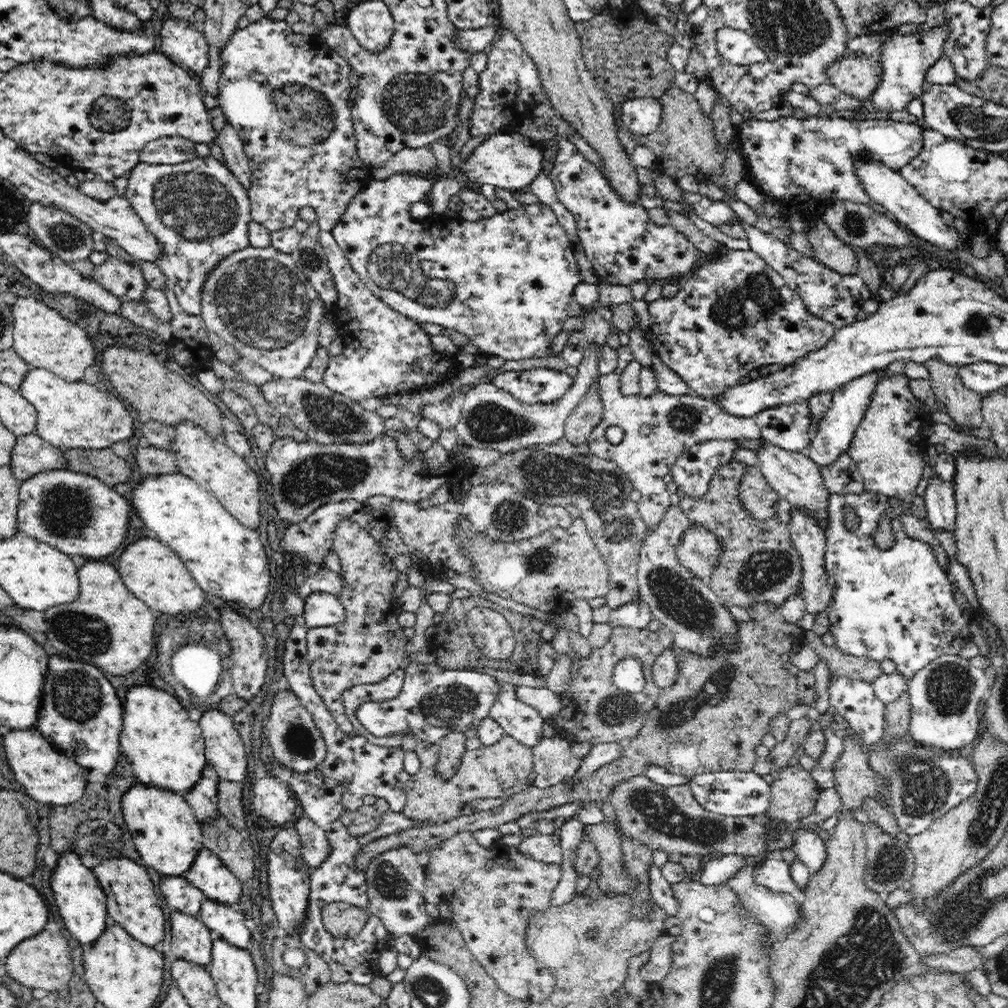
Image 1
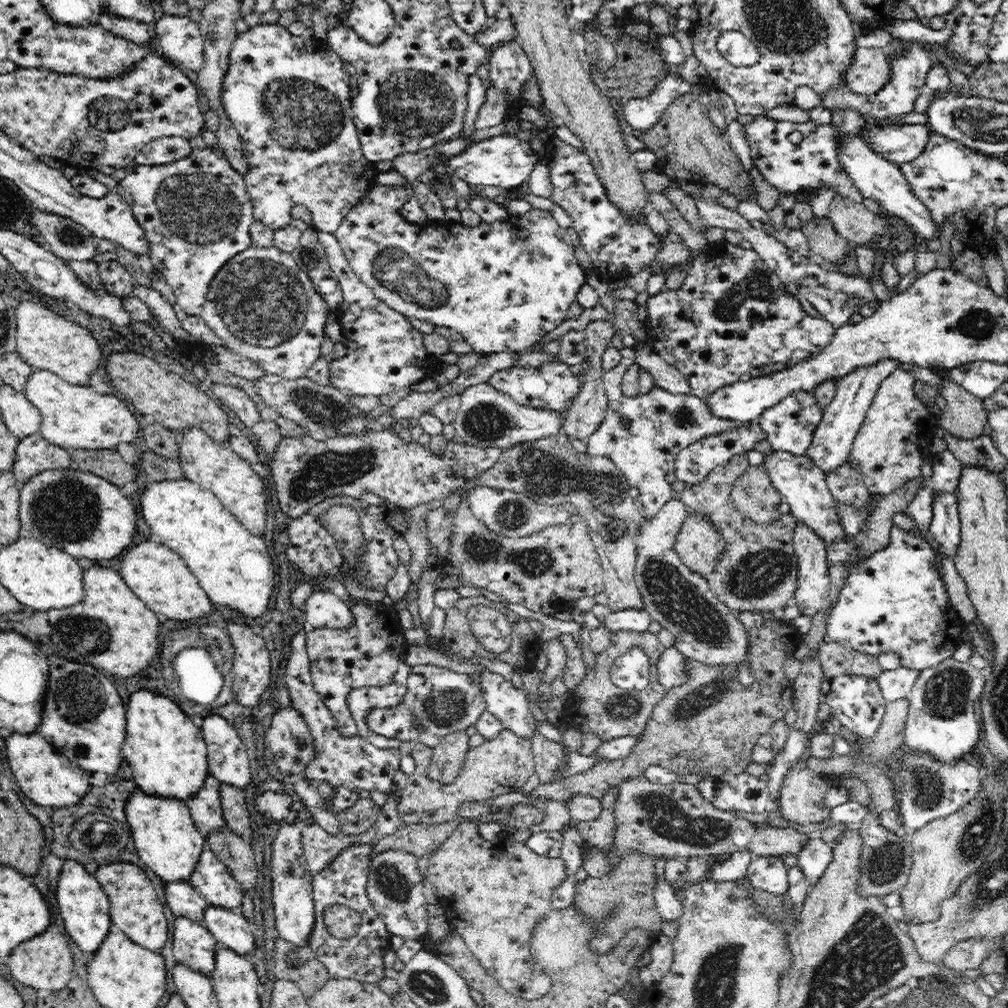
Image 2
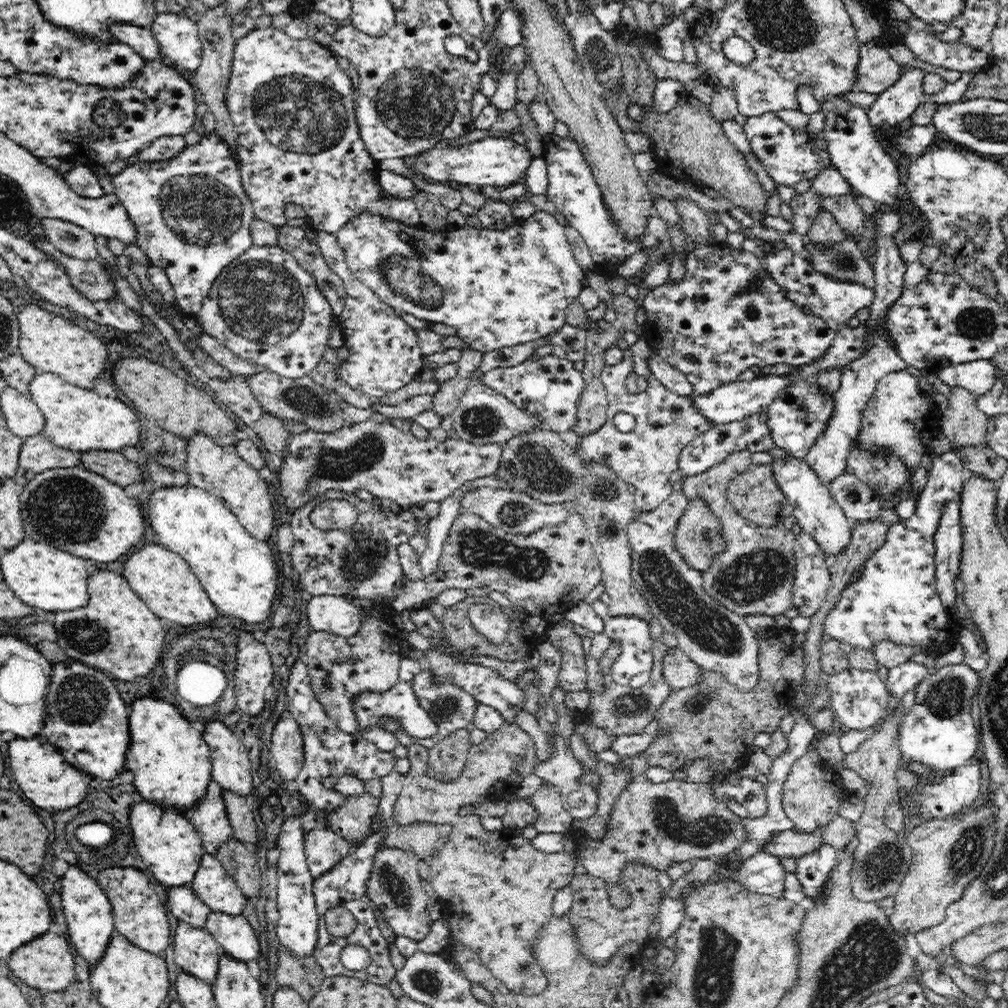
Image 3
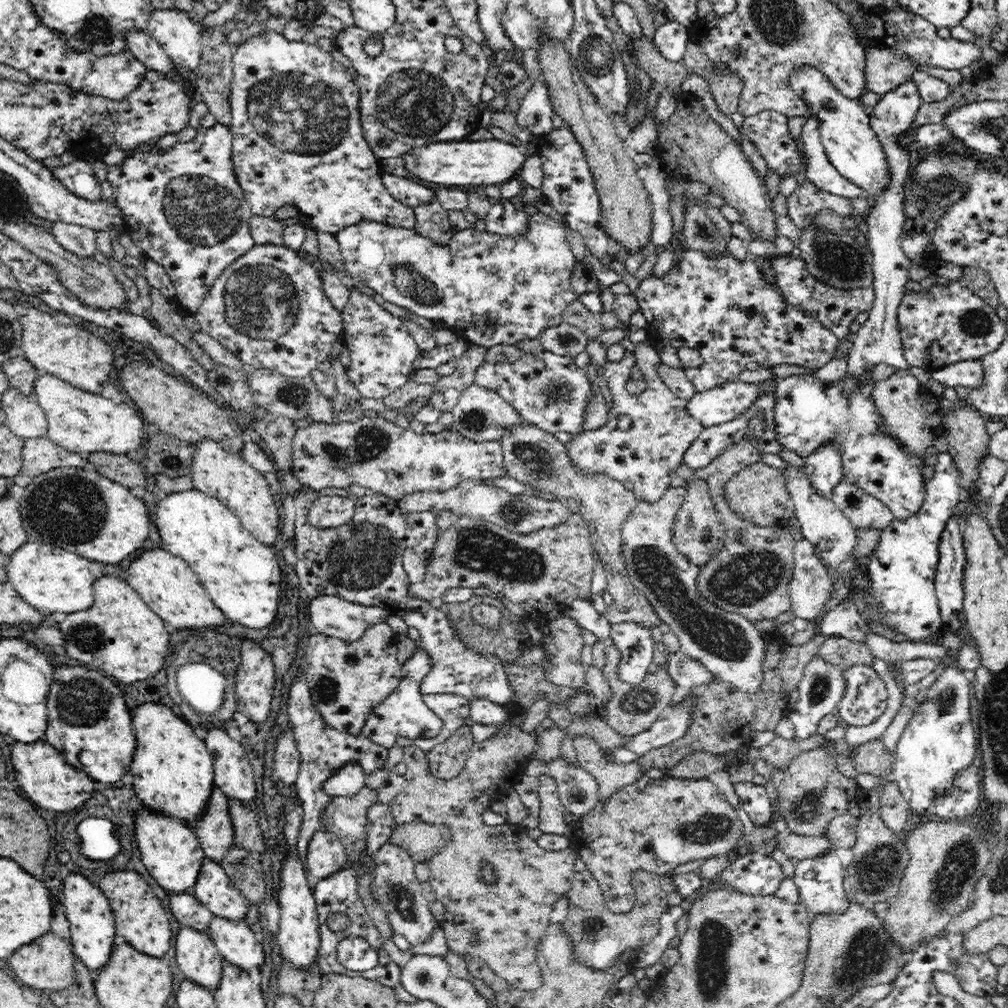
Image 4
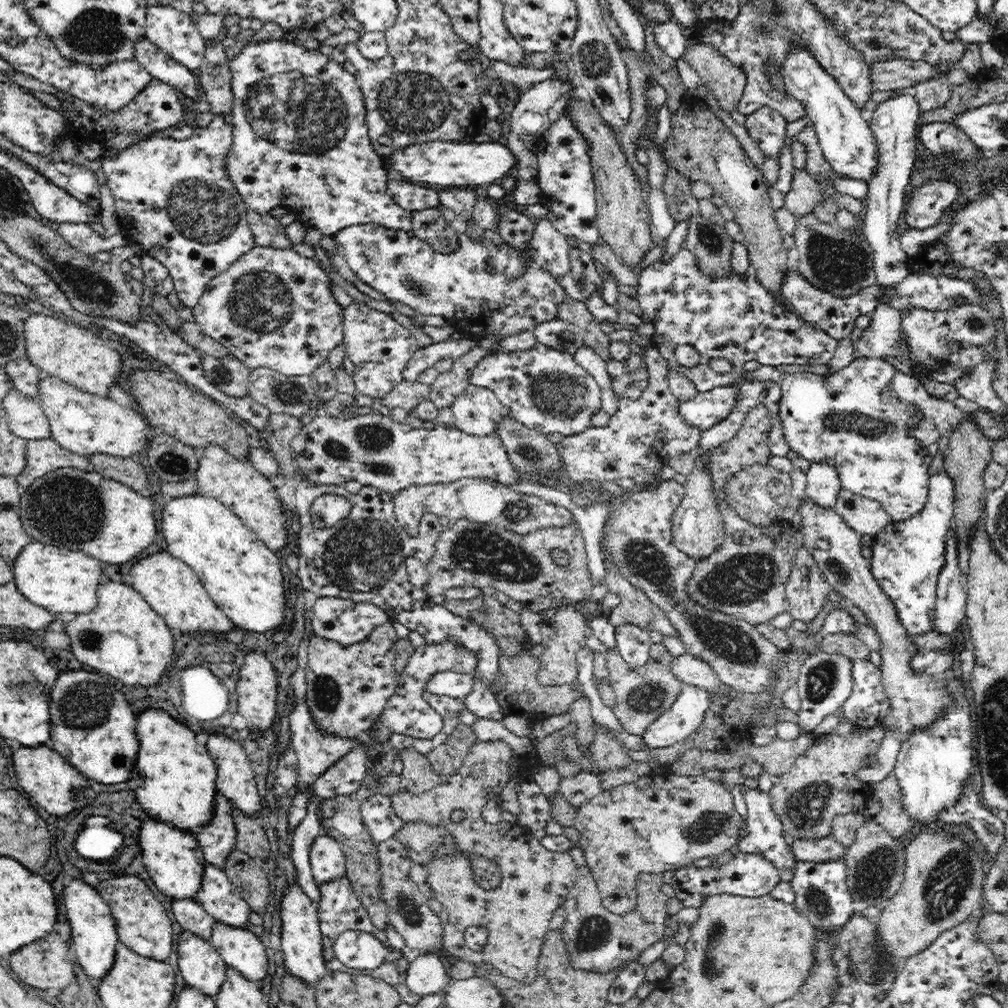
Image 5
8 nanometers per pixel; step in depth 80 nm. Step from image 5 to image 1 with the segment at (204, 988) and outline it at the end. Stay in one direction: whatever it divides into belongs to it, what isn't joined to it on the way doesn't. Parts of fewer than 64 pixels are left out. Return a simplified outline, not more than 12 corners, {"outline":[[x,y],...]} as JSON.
{"outline":[[170,913],[171,959],[207,968],[214,934],[197,915]]}

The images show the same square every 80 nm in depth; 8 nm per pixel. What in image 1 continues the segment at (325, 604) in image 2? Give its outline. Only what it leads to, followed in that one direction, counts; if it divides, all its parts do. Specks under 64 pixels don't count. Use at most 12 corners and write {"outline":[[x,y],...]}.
{"outline":[[310,593],[305,600],[309,629],[346,620],[335,594]]}

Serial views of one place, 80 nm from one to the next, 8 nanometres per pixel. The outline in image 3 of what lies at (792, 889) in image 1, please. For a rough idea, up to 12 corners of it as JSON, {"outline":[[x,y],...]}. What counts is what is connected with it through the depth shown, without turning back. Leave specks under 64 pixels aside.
{"outline":[[761,850],[740,863],[736,882],[779,898],[786,873]]}

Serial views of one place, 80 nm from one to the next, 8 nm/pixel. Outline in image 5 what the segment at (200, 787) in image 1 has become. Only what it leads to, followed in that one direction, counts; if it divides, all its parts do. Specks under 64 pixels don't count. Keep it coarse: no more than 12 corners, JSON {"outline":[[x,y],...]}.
{"outline":[[220,793],[213,821],[196,834],[207,865],[235,850],[234,808]]}

